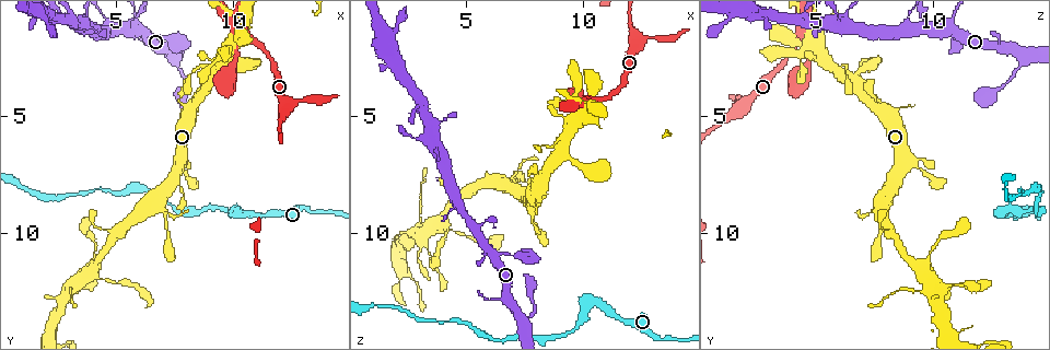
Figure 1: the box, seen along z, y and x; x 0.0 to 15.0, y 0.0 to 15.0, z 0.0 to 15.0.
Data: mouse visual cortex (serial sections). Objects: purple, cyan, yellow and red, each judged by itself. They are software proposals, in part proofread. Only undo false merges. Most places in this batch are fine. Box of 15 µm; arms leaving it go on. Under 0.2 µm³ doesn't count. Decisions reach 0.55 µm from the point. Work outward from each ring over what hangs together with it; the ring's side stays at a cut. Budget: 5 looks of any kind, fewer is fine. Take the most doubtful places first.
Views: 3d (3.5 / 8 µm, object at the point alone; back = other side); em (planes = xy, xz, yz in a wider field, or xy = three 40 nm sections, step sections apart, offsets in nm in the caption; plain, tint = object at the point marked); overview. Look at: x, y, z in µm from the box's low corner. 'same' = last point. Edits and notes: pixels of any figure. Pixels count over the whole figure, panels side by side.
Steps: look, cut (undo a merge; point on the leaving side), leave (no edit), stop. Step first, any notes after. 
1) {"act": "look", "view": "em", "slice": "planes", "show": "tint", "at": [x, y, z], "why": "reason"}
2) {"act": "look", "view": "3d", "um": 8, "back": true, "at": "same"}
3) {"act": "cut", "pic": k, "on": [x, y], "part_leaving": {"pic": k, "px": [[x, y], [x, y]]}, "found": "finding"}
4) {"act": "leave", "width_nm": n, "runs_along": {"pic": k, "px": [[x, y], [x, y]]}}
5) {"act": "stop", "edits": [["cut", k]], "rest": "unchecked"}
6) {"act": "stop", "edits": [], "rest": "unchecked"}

{"act": "look", "view": "3d", "um": 3.5, "at": [10.3, 1.5, 4.3], "why": "a narrow waist"}

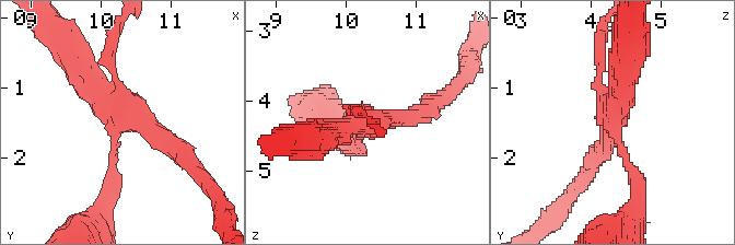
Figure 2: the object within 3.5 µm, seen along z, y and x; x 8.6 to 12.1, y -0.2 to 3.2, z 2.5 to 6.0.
{"act": "look", "view": "em", "slice": "xy", "step": 2, "show": "tint", "at": [10.35, 1.45, 4.30], "arms": 4, "arm_widths_nm": [100, 150, 300, 350]}

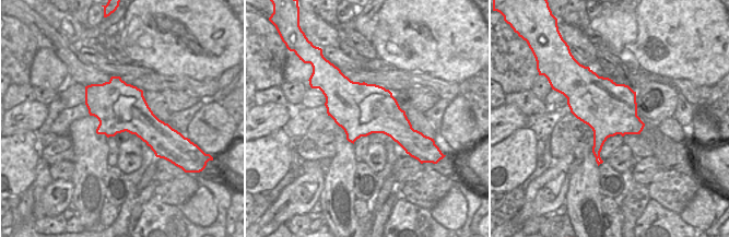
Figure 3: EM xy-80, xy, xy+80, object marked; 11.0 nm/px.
{"act": "cut", "pic": 2, "on": [108, 55], "part_leaving": {"pic": 2, "px": [[115, 126], [112, 194], [98, 220]]}, "found": "a second cell is stuck on"}

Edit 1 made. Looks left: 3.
{"act": "look", "view": "overview", "why": "redraw"}

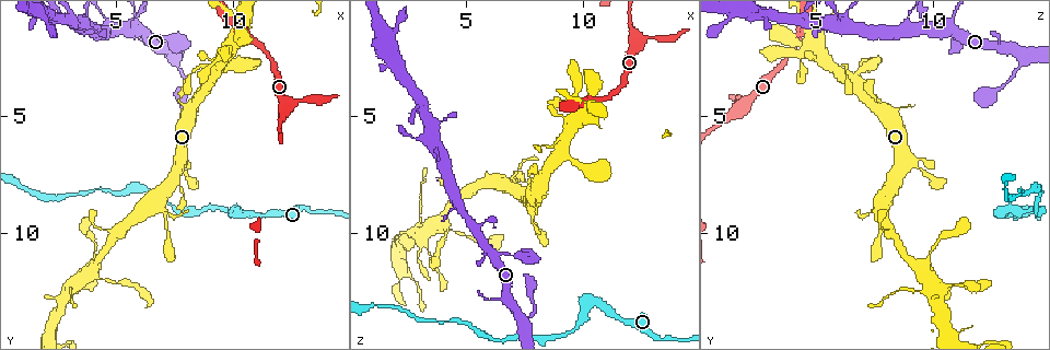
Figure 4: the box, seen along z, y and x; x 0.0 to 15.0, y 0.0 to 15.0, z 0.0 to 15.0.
{"act": "look", "view": "3d", "um": 3.5, "at": [6.1, 1.5, 11.0]}

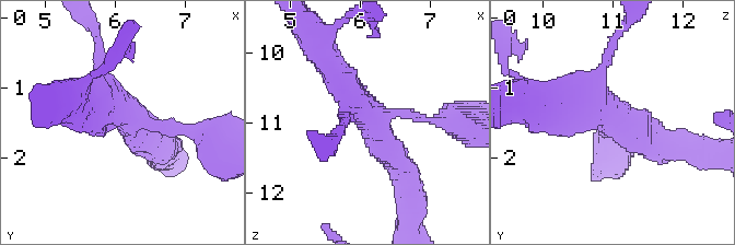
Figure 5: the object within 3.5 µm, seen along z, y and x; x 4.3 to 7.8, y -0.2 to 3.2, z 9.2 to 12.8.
{"act": "look", "view": "em", "slice": "xy", "step": 1, "show": "tint", "at": [6.25, 1.40, 11.00], "arms": 4, "arm_widths_nm": [150, 300, 400, 450]}

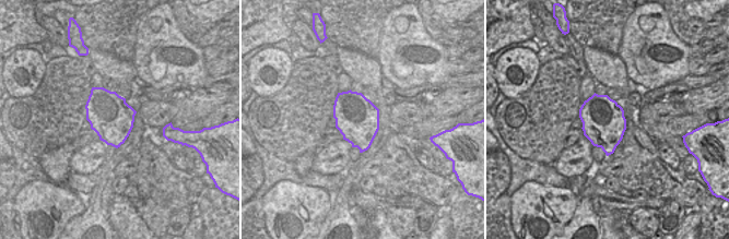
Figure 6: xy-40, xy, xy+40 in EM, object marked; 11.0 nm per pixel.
{"act": "leave", "runs_along": {"pic": 5, "px": [[406, 174], [331, 65]]}, "found": "one cell here"}

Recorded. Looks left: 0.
{"act": "stop", "edits": [["cut", 2]], "rest": "unchecked"}

